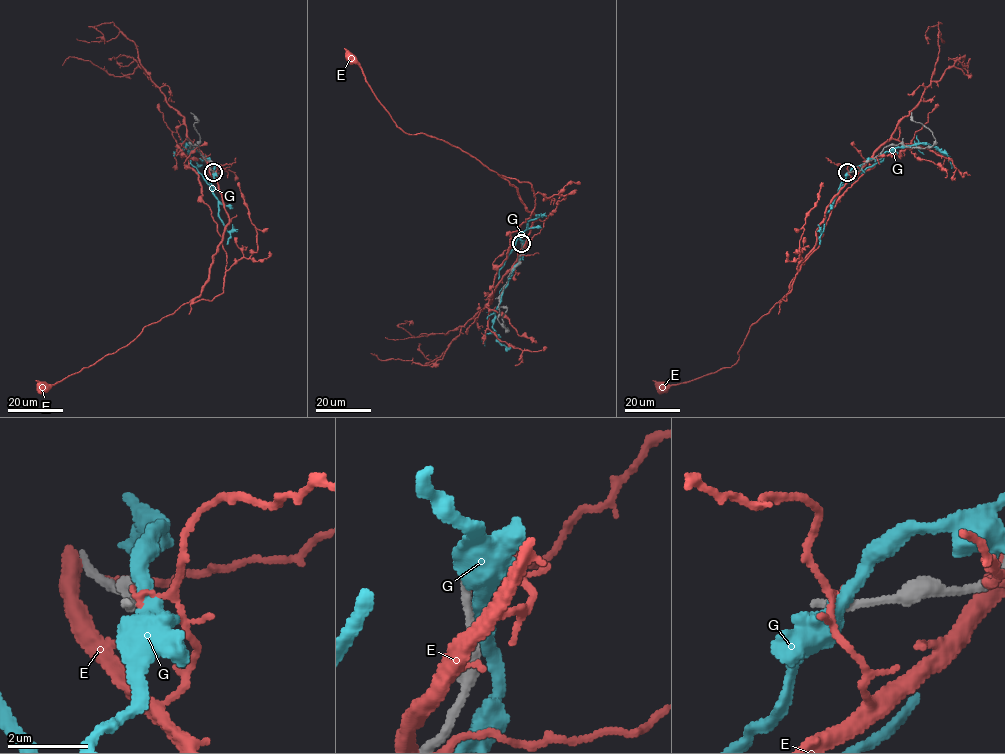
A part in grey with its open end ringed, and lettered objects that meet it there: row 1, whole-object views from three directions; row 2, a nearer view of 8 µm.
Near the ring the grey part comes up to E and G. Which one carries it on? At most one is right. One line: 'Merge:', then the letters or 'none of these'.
Merge: none of these

